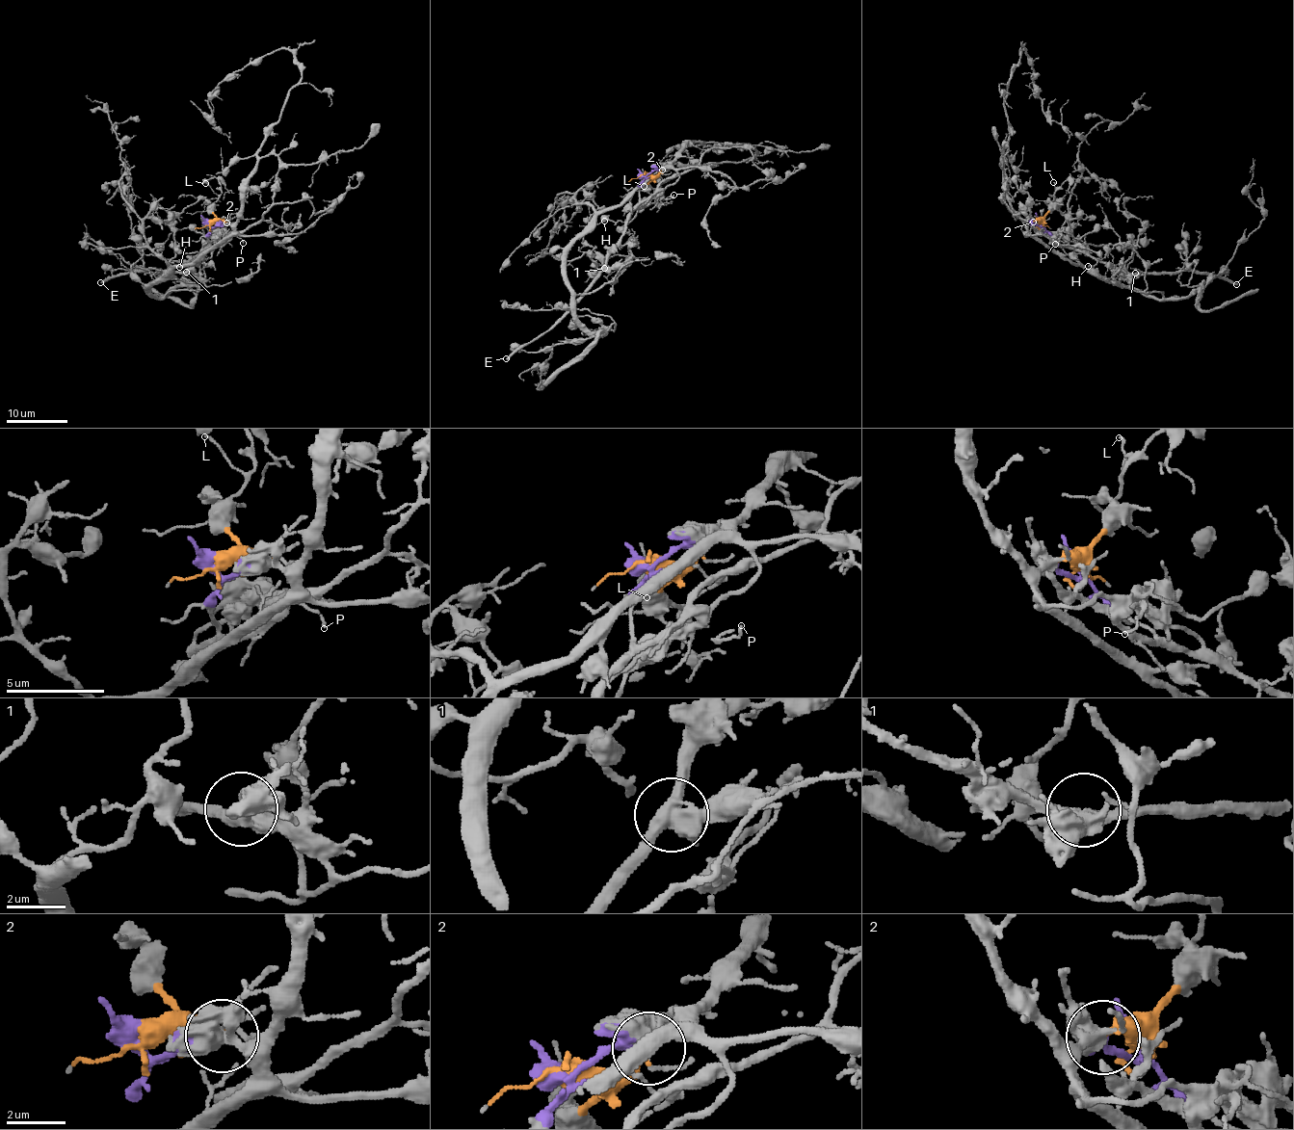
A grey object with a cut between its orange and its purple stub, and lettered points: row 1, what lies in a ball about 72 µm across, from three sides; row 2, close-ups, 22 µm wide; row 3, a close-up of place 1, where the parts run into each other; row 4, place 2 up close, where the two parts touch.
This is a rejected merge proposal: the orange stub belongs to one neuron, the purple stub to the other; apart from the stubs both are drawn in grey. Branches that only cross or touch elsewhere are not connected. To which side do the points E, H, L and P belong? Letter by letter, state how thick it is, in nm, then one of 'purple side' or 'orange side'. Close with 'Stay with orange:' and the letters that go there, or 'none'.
E: 300 nm thick; purple side
H: 130 nm thick; orange side
L: 110 nm thick; orange side
P: 110 nm thick; purple side
Stay with orange: H, L

